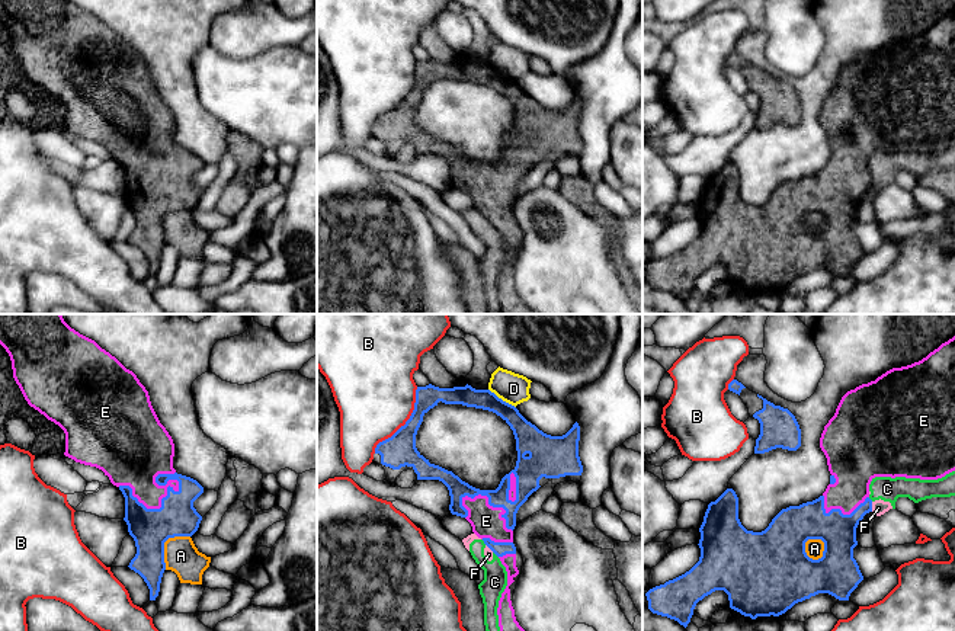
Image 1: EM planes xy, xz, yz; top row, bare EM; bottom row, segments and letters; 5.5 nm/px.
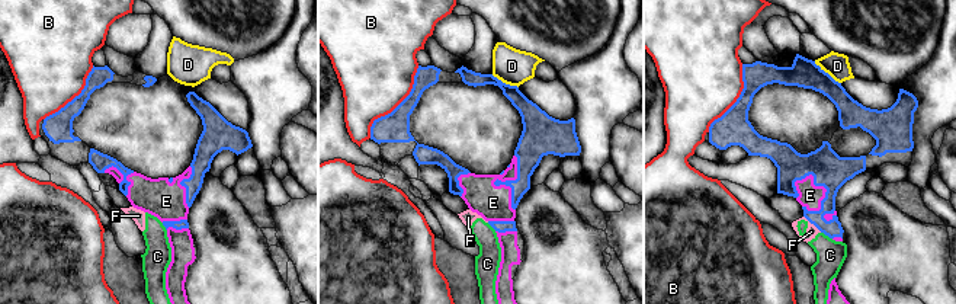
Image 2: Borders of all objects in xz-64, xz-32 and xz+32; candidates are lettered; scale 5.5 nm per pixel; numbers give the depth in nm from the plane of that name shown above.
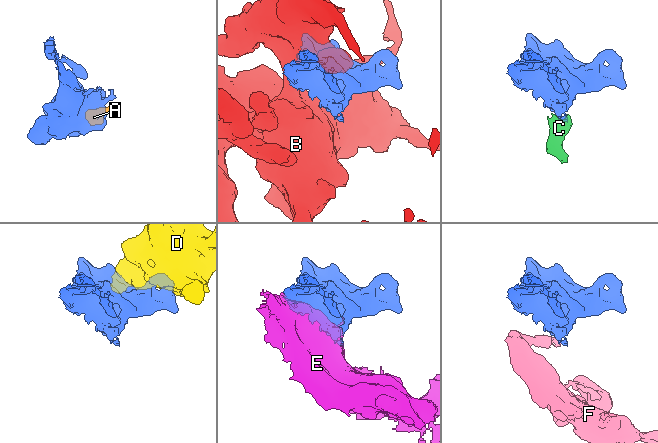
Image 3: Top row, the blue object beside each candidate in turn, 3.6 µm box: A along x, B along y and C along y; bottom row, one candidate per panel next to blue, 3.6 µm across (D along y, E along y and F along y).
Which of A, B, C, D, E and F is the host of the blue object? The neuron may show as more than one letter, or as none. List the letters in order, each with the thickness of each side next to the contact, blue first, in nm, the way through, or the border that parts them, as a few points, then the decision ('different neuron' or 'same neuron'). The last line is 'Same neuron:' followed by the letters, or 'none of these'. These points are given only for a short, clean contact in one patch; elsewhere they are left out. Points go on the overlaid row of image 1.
A: calibres 460 and 100 nm; different neuron
B: calibres 180 and 440 nm; different neuron
C: calibres 80 and 130 nm; border xz (481, 540), (486, 544); different neuron
D: calibres 140 and 170 nm; border xz (489, 388), (515, 407); different neuron
E: calibres 220 and 220 nm; same neuron
F: calibres 200 and 80 nm; border yz (871, 502), (872, 511); different neuron
Same neuron: E

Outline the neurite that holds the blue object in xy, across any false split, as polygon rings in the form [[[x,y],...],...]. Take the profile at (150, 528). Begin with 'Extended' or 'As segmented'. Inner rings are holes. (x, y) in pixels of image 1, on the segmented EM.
Extended. [[[0,314],[0,345],[10,356],[13,378],[28,404],[64,430],[64,455],[102,470],[122,491],[124,521],[137,547],[128,567],[144,579],[150,589],[150,600],[156,600],[166,570],[164,542],[174,536],[192,536],[198,531],[202,516],[193,507],[193,502],[204,493],[204,487],[173,468],[174,443],[160,423],[148,391],[132,371],[94,340],[71,329],[61,314]]]

